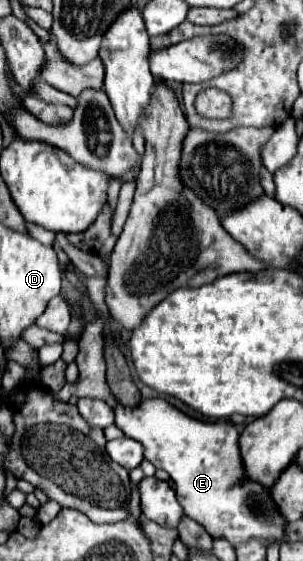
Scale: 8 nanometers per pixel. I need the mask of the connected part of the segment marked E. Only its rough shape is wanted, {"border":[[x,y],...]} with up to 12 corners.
{"border":[[162,397],[116,425],[170,475],[184,513],[232,545],[284,535],[228,421]]}

